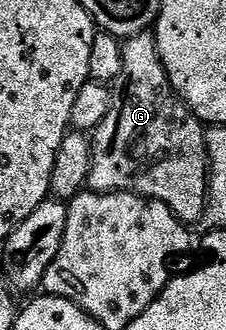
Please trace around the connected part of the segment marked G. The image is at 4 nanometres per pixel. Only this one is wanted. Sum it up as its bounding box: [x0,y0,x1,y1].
[86,32,208,223]

